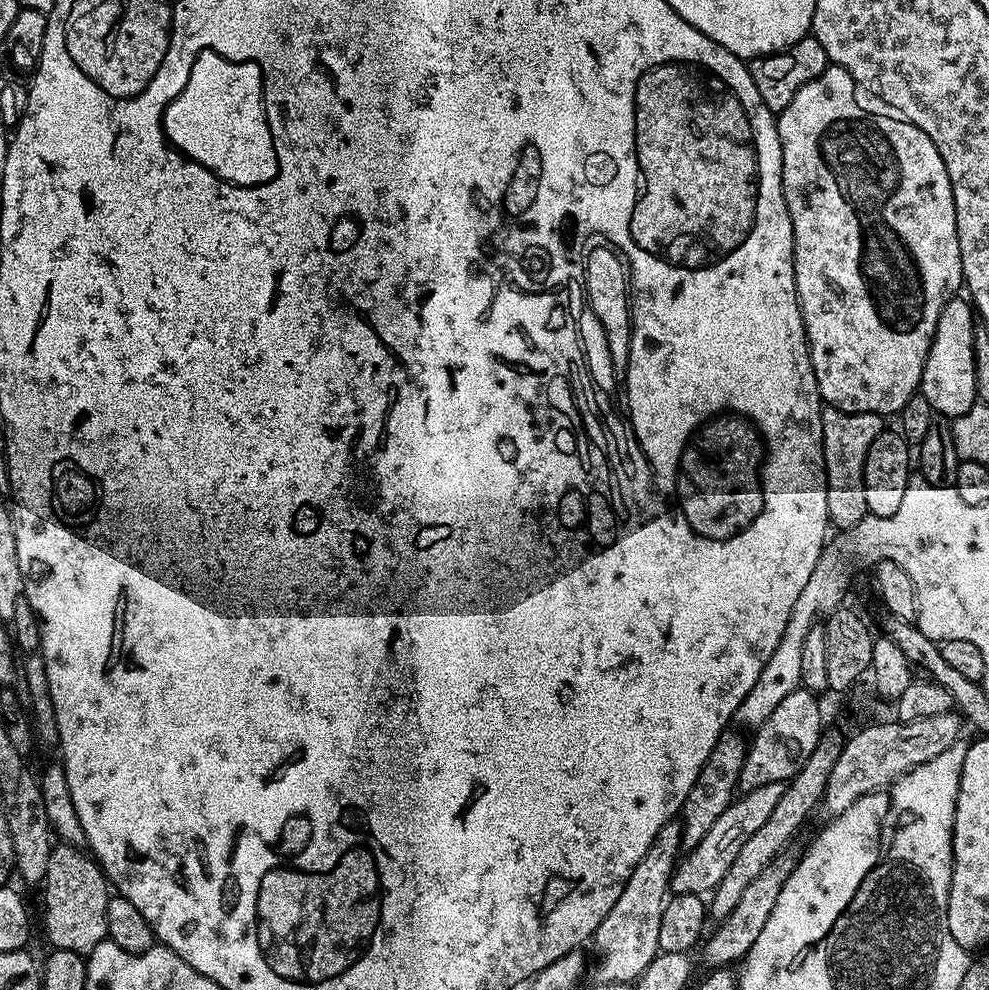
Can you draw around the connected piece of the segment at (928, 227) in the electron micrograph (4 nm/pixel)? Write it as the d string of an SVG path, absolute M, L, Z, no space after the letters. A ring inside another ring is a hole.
M830 66L825 72L818 74L814 82L806 82L806 86L802 86L798 94L794 94L790 106L786 106L786 110L776 116L776 129L782 146L782 190L794 234L794 282L820 399L827 407L843 412L878 414L888 418L891 417L891 412L892 415L899 414L906 402L917 395L922 366L926 362L926 354L930 350L930 342L938 324L938 314L942 314L942 306L946 306L946 302L961 291L964 271L958 250L954 194L950 190L950 174L946 174L946 162L942 162L942 154L938 154L934 142L930 142L930 138L926 138L926 134L909 120L883 111L867 112L856 101L856 92L858 93L858 85L853 82L852 75L846 70Z

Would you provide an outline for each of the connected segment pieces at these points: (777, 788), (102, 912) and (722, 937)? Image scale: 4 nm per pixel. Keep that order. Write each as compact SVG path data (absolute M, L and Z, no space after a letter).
M770 782L737 795L732 804L726 806L726 810L722 810L718 822L714 822L714 826L710 826L706 838L702 838L702 842L698 842L698 846L687 849L680 856L676 869L672 872L671 891L678 896L694 894L698 897L713 892L718 886L718 882L722 882L726 870L730 870L734 858L738 858L738 850L742 850L742 846L746 846L746 842L750 842L751 836L766 823L766 818L770 818L775 804L782 799L783 789L784 784Z
M57 843L50 854L50 866L46 866L42 891L44 932L52 948L87 954L98 946L98 942L106 939L106 906L110 885L104 871L87 851L74 844Z
M788 855L775 856L766 866L766 870L762 870L762 874L758 874L758 878L754 878L754 882L746 886L738 906L734 906L726 919L719 921L717 929L707 935L702 949L704 948L704 960L708 966L732 966L748 955L750 946L754 946L758 934L762 934L762 926L766 926L766 918L770 918L770 910L774 910L774 902L778 902L778 894L782 894L786 878L796 868L797 857Z

